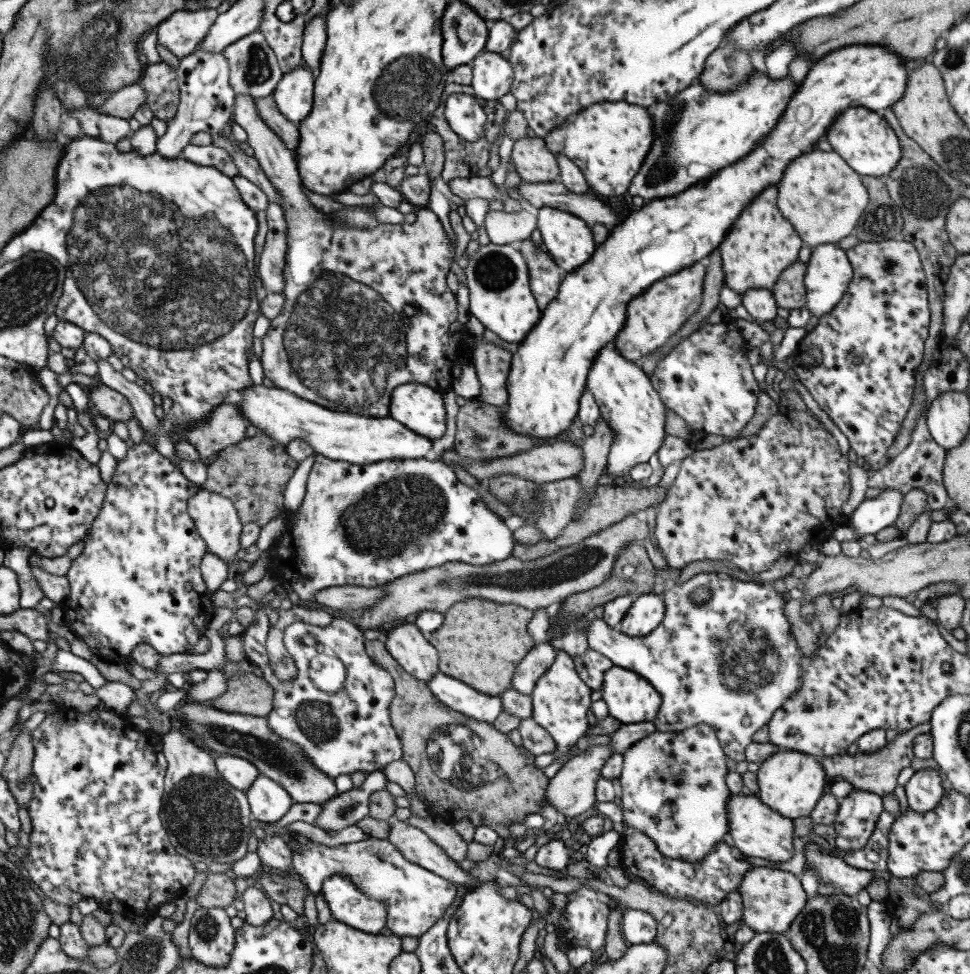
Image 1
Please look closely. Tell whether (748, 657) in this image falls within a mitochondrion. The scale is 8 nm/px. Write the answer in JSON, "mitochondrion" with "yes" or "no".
{"mitochondrion":"yes"}

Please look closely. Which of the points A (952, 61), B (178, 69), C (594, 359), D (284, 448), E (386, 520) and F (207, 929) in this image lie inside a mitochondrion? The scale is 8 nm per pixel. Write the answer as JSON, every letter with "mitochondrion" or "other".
{"A":"mitochondrion","B":"other","C":"other","D":"other","E":"mitochondrion","F":"mitochondrion"}

